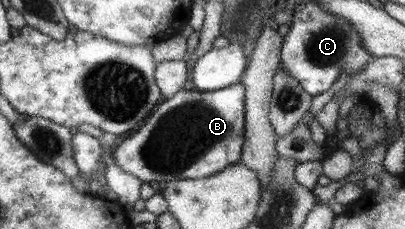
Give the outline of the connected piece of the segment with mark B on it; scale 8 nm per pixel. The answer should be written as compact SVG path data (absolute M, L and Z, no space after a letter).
M240 82L209 93L181 89L157 105L136 132L113 147L111 157L141 183L209 177L239 162L243 129L244 89Z

